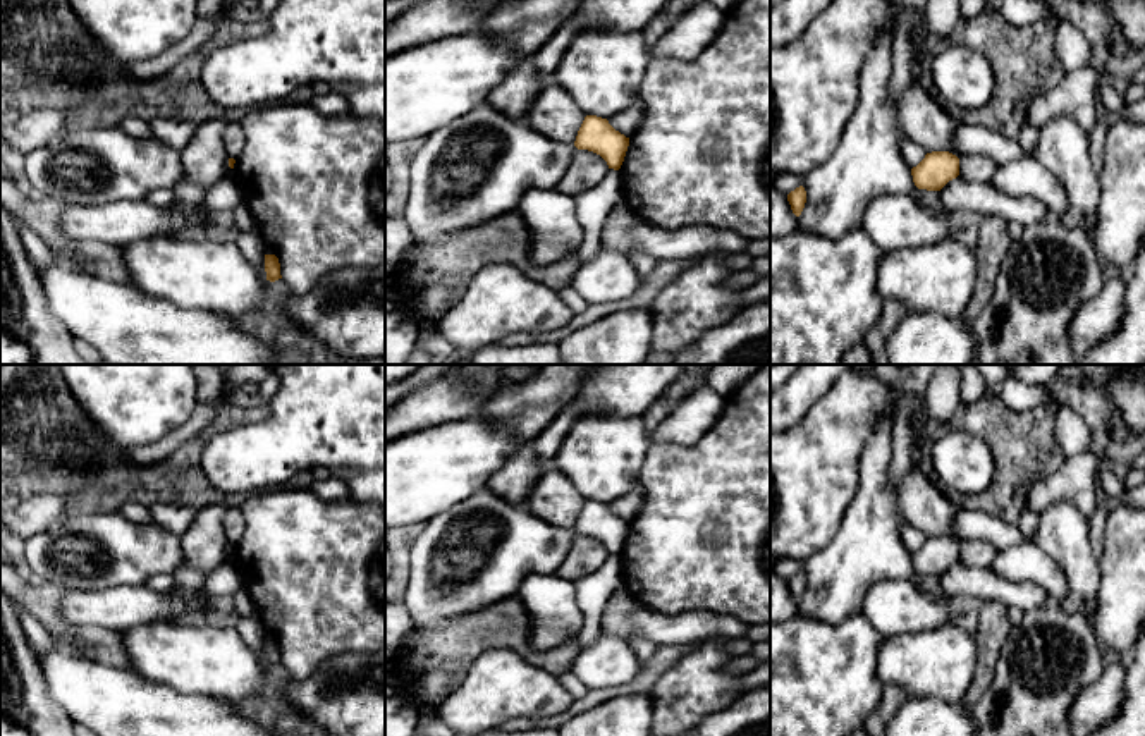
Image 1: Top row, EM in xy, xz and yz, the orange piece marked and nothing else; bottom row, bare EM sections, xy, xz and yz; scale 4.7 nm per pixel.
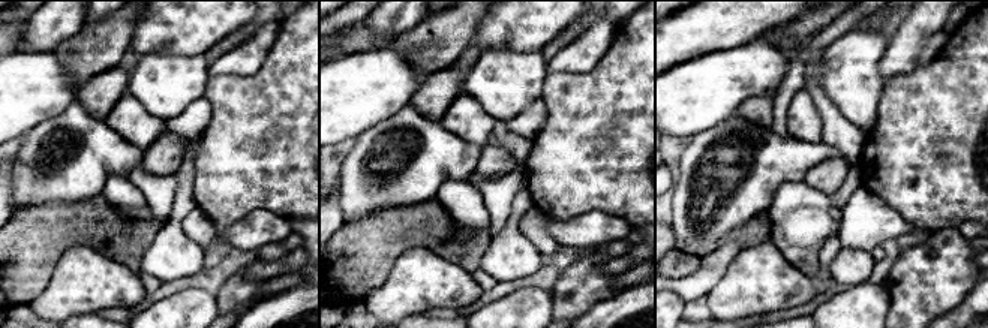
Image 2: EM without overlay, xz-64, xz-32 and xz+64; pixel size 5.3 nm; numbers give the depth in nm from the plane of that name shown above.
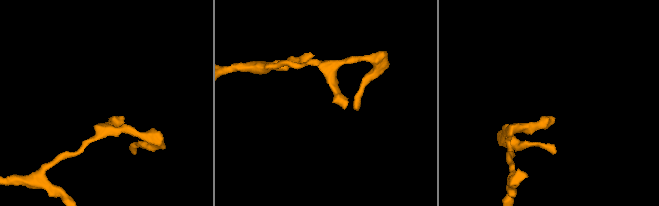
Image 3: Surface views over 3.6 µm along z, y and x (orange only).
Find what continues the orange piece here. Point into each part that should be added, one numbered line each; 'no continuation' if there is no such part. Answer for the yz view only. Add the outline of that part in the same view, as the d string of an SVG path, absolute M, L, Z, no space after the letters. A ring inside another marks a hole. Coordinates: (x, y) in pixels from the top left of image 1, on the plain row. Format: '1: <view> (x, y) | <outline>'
no continuation

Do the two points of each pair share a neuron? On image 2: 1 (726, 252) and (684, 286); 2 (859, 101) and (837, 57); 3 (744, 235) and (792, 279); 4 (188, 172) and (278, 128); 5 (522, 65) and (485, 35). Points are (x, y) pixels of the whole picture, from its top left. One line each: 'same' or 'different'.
1: same
2: same
3: different
4: different
5: different

